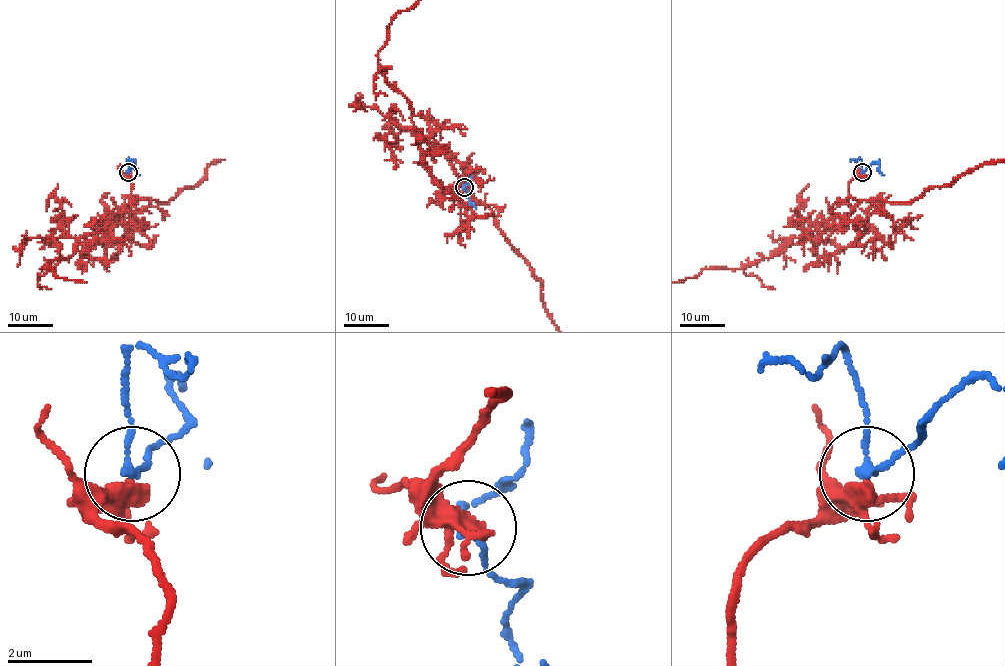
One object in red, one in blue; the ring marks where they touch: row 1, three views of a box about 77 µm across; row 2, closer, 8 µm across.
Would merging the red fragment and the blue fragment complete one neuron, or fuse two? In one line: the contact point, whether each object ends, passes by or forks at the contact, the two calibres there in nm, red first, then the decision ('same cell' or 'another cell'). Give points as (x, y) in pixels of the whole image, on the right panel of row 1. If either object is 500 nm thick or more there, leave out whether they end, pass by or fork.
(862, 172) | red forks | blue passes by | 300/140 nm | another cell

